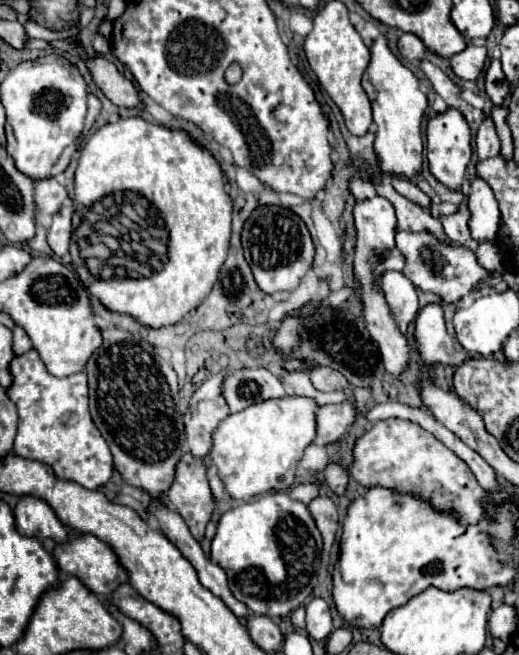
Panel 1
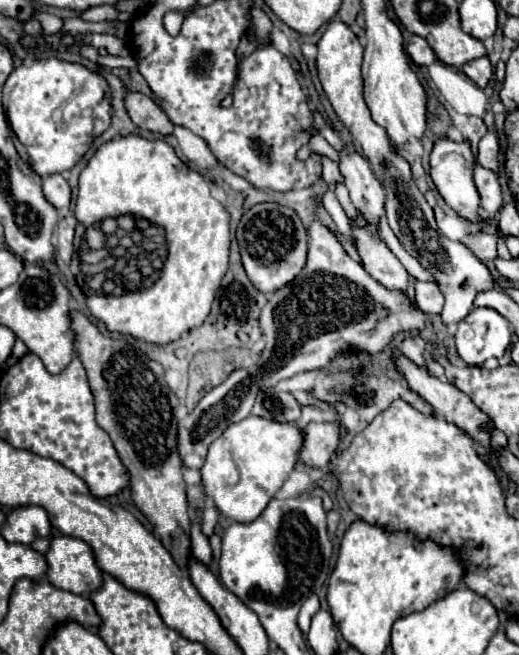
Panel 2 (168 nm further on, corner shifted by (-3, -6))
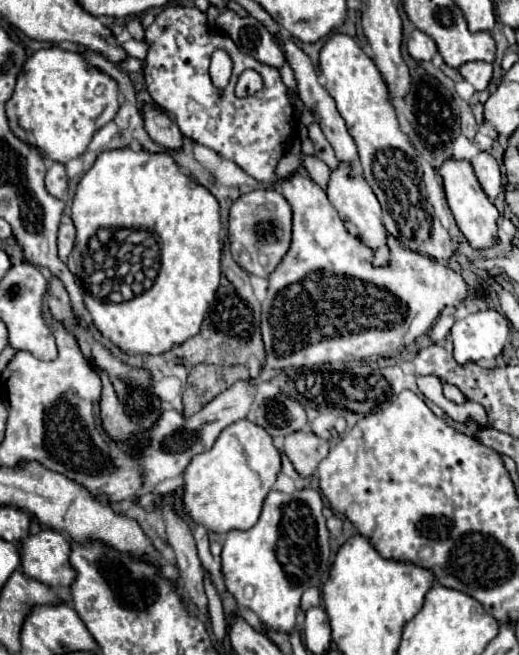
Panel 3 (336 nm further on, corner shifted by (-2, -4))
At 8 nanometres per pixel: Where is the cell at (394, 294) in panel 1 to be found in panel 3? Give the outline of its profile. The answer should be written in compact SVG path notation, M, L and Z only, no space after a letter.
M339 164L339 168L335 172L331 172L327 196L329 196L329 202L335 206L335 210L339 212L347 232L361 238L361 242L373 250L373 262L371 264L377 268L389 266L391 254L389 254L389 246L387 246L387 230L383 226L383 220L381 220L381 206L379 206L373 190L371 190L371 186L367 186L365 178L363 176L349 178L349 166Z

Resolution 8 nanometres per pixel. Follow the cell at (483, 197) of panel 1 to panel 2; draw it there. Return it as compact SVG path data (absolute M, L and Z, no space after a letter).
M476 166L474 168L474 182L476 182L476 188L482 198L482 208L486 212L498 212L502 206L502 188L500 188L498 176L488 168Z

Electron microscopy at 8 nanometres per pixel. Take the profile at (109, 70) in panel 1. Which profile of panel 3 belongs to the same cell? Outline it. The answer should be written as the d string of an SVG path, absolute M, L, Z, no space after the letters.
M145 102L141 106L141 114L143 114L143 126L153 142L157 142L159 146L169 148L169 150L181 148L183 134L179 132L177 124L165 112L161 112L153 104Z

